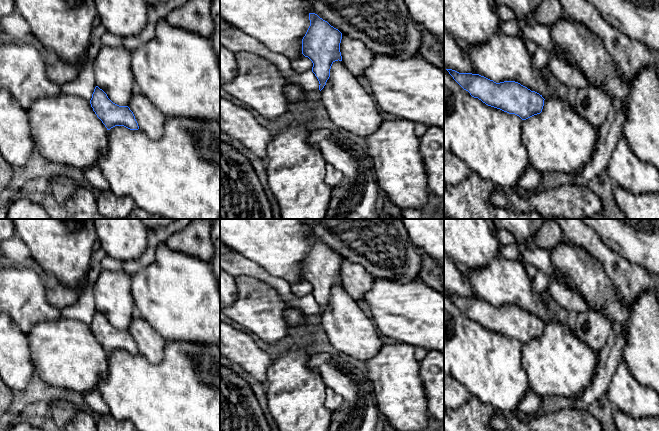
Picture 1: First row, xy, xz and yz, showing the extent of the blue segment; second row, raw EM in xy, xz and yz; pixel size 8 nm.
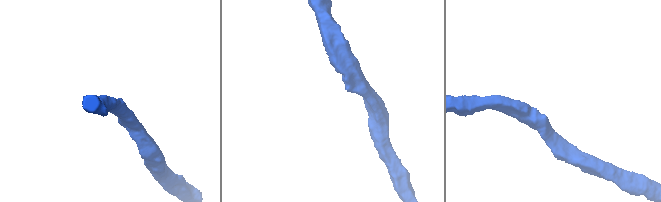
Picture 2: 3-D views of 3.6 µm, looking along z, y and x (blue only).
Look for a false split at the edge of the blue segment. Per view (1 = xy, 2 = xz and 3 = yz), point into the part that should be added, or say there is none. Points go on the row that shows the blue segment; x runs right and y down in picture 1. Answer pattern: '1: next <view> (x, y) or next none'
1: next none
2: next none
3: next none

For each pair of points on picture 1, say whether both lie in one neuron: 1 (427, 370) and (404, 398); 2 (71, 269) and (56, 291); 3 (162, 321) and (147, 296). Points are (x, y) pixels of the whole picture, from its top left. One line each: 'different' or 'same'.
1: different
2: different
3: same

